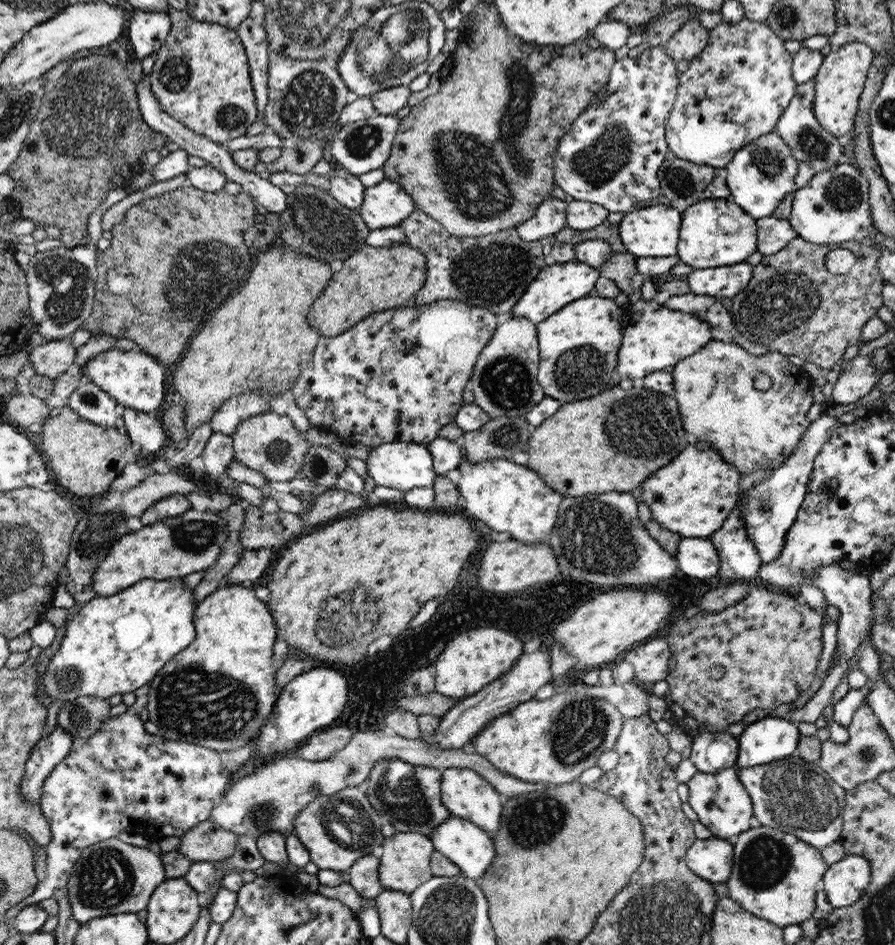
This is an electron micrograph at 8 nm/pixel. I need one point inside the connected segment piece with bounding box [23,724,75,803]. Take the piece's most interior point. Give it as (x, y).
(48, 753)

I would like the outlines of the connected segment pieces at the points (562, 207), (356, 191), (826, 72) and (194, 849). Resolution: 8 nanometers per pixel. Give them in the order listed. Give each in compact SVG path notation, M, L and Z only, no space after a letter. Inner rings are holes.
M555 196L544 201L531 219L515 227L520 238L528 242L553 236L567 226L568 200L560 200Z
M336 167L330 172L328 192L340 204L359 210L363 203L364 189L365 187L360 183L358 175Z
M850 42L825 54L824 60L813 78L815 83L813 111L816 120L824 130L835 137L853 130L859 112L858 103L875 55L871 46L863 42Z
M210 819L199 822L181 838L180 851L193 862L224 861L236 852L238 835L216 826Z

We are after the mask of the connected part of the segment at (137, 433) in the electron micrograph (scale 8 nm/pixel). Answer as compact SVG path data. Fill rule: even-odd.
M126 407L124 423L132 442L140 444L142 450L160 455L166 448L164 445L168 442L166 430L162 430L162 424L156 418L150 418L148 413Z

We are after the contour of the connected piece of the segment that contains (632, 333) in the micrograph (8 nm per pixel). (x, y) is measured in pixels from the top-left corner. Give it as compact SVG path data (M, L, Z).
M640 300L622 310L622 342L617 357L620 380L638 380L657 370L671 370L673 366L704 348L712 340L711 328L702 320L676 310L670 310L653 300Z

